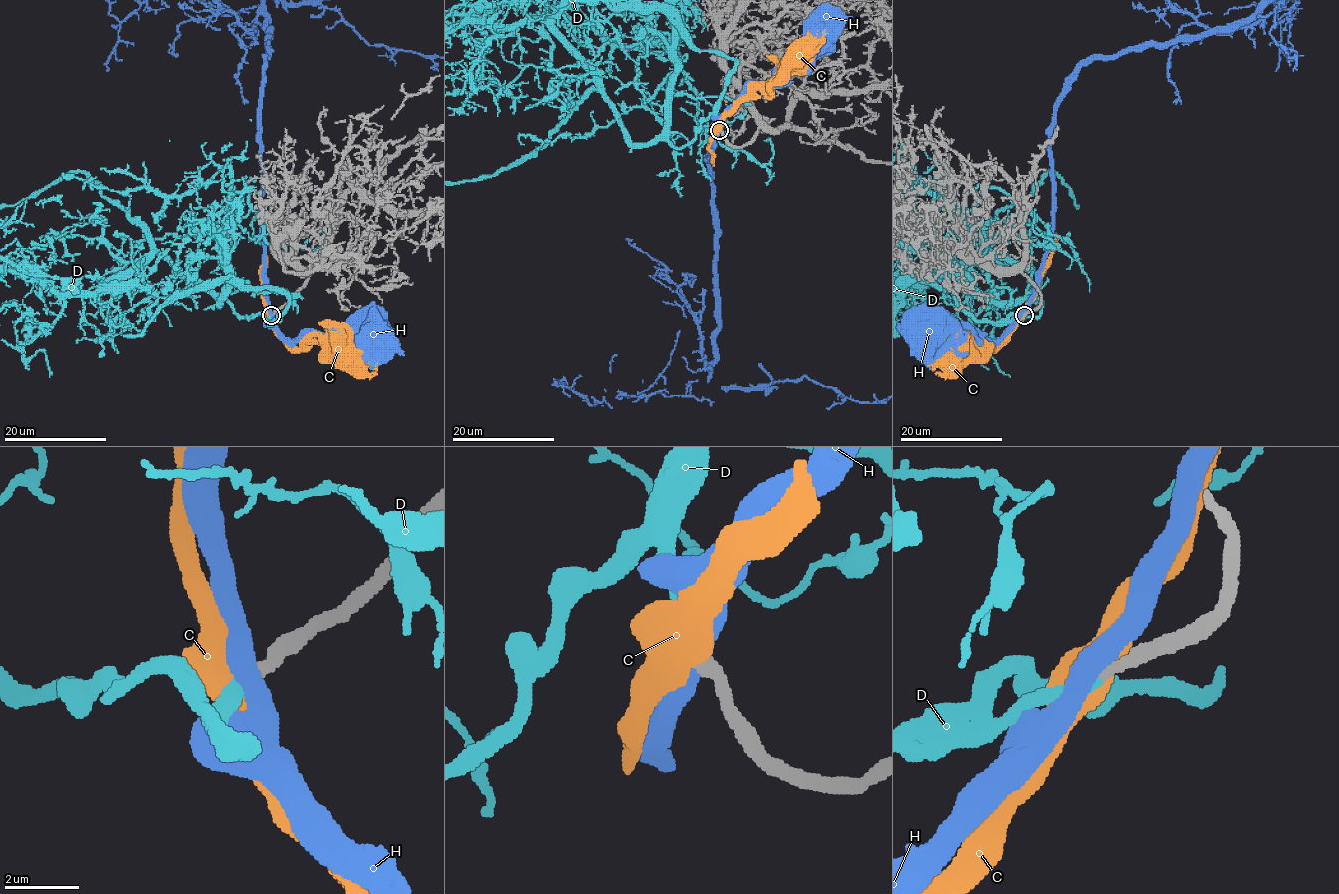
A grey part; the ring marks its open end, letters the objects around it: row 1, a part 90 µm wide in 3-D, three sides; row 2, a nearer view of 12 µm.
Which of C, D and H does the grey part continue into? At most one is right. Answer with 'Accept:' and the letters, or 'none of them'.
Accept: D

